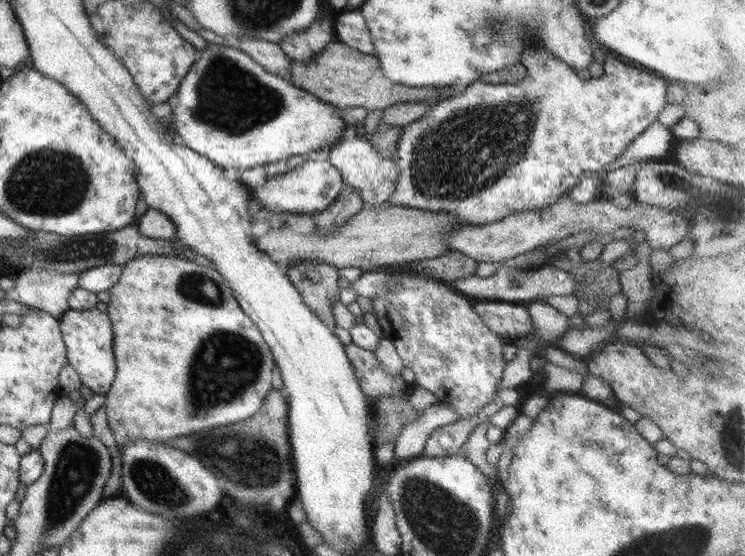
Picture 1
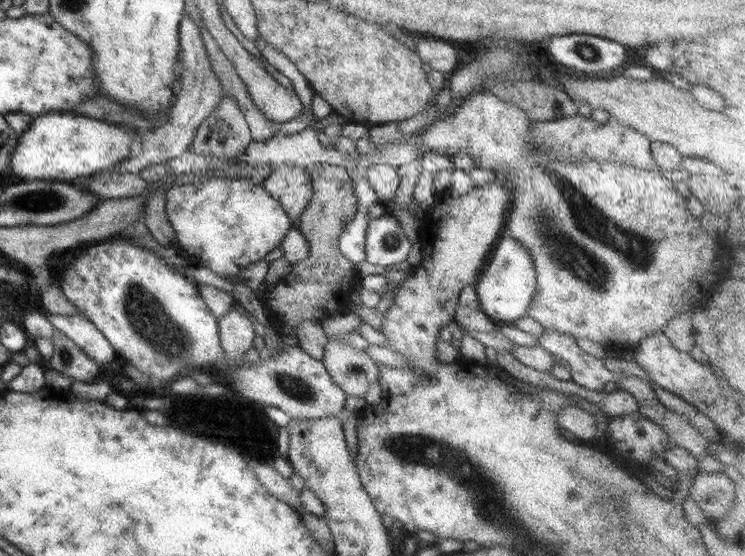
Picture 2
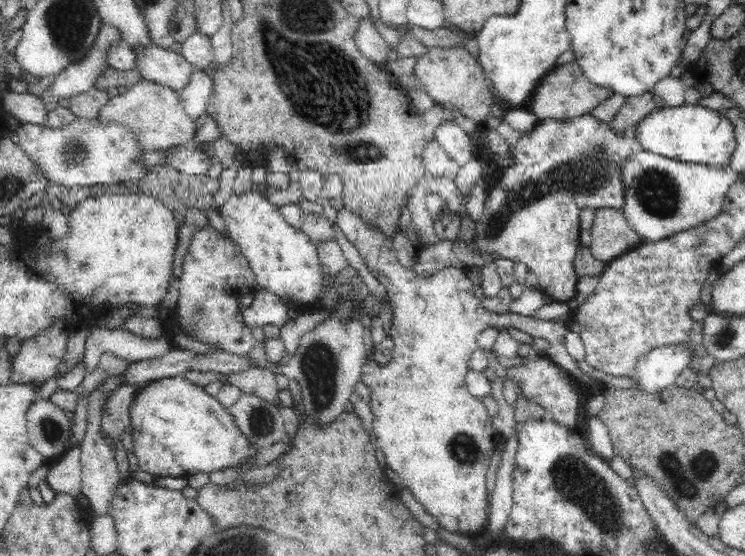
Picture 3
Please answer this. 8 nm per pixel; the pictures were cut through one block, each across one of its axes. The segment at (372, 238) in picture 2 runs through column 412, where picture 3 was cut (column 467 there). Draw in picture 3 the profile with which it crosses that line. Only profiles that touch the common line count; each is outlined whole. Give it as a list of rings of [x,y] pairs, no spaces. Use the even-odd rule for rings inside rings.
[[[591,114],[580,115],[576,118],[568,119],[554,119],[547,118],[539,121],[536,126],[533,126],[531,131],[521,133],[516,144],[511,147],[510,155],[513,157],[513,163],[504,169],[502,177],[486,196],[486,202],[481,219],[475,223],[474,239],[466,243],[468,249],[472,249],[478,255],[489,257],[488,253],[496,252],[502,259],[512,260],[514,263],[522,262],[526,267],[538,278],[538,288],[544,295],[550,297],[553,302],[569,302],[576,303],[578,299],[577,281],[579,277],[575,272],[575,257],[576,250],[581,246],[579,241],[579,222],[580,211],[583,208],[592,209],[621,209],[624,204],[624,185],[622,185],[622,162],[630,156],[630,154],[637,152],[636,140],[636,125],[627,126],[621,133],[614,133],[614,129],[610,127],[610,123],[597,121]]]

